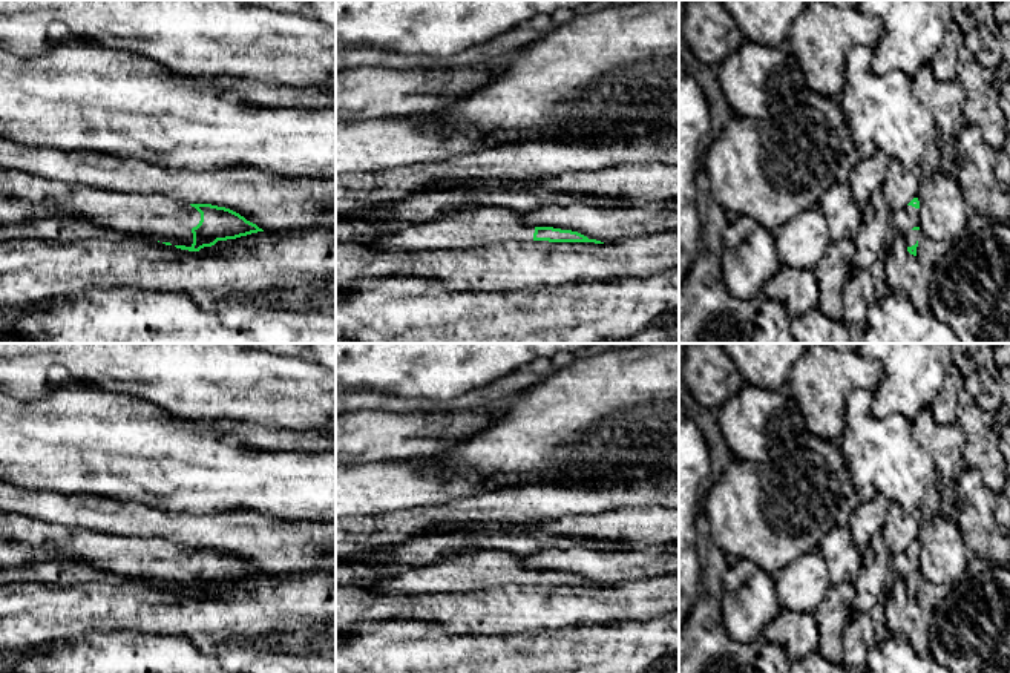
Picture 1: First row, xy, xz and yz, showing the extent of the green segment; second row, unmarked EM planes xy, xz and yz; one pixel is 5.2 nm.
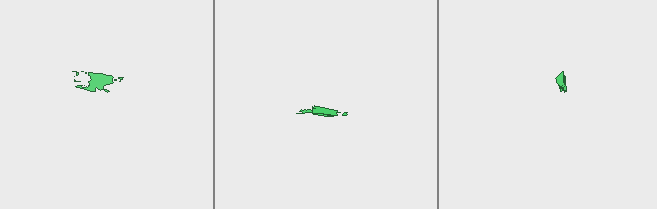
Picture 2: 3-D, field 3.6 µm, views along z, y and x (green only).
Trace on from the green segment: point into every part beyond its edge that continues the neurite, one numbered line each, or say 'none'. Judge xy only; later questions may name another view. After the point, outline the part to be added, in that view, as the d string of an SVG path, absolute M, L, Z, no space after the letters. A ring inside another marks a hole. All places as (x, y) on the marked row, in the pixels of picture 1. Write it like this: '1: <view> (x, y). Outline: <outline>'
1: xy (157, 216). Outline: M0 167L0 198L34 205L52 201L61 215L86 224L172 245L192 247L192 228L201 221L201 213L195 207L166 195L95 189L3 167Z

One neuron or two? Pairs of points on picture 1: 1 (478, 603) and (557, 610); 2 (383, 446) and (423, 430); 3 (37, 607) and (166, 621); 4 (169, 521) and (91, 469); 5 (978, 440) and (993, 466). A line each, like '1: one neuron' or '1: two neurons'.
1: one neuron
2: one neuron
3: one neuron
4: two neurons
5: one neuron

